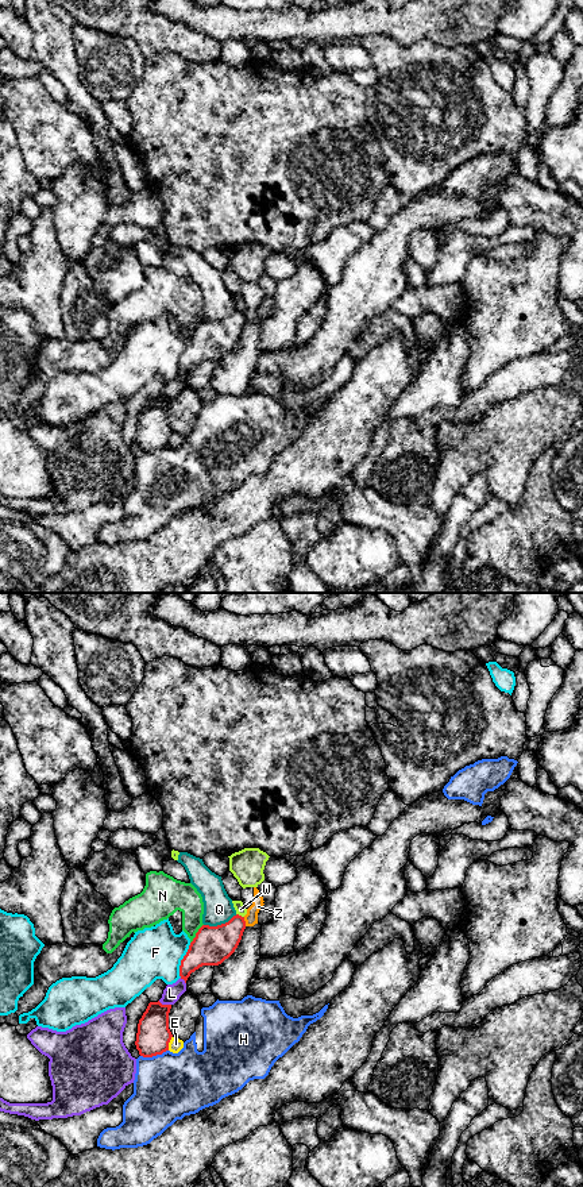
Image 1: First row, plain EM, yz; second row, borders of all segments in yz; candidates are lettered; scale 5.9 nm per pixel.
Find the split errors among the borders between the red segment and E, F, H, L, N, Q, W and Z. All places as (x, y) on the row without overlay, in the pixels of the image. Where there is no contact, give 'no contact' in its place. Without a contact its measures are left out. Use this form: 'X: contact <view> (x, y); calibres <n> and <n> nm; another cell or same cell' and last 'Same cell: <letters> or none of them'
E: contact yz (169, 436); calibres 200 and 80 nm; another cell
F: contact yz (181, 355); calibres 220 and 320 nm; another cell
H: contact yz (154, 450); calibres 200 and 400 nm; another cell
L: contact yz (165, 400); calibres 200 and 100 nm; another cell
N: contact yz (196, 328); calibres 220 and 180 nm; another cell
Q: contact yz (221, 319); calibres 220 and 180 nm; another cell
W: contact yz (240, 311); calibres 220 and 70 nm; another cell
Z: contact yz (244, 316); calibres 220 and 80 nm; another cell
Same cell: none of them

